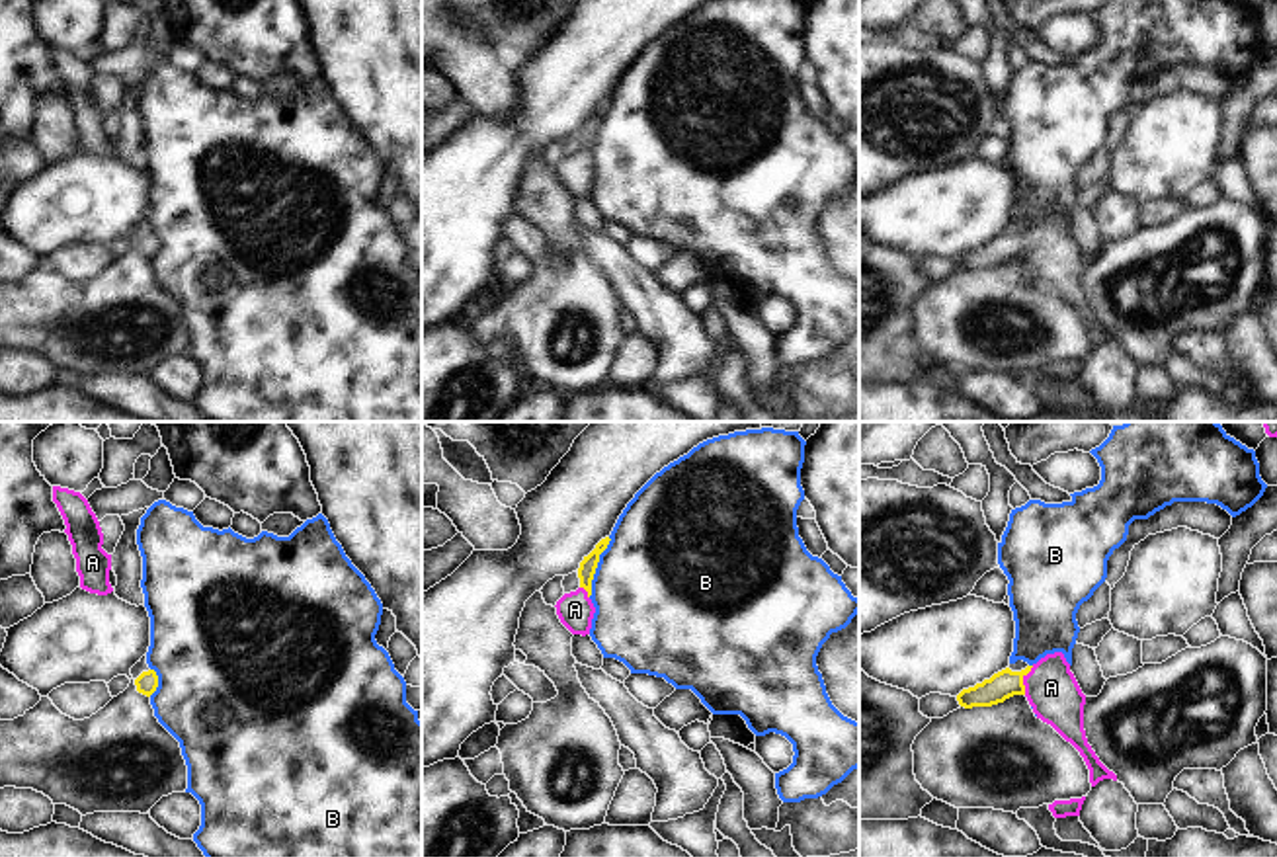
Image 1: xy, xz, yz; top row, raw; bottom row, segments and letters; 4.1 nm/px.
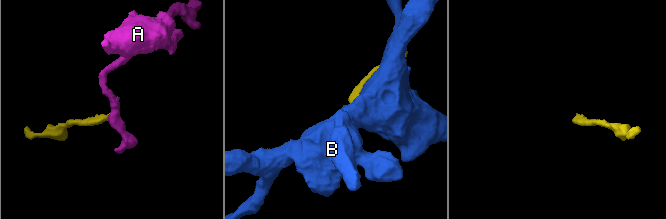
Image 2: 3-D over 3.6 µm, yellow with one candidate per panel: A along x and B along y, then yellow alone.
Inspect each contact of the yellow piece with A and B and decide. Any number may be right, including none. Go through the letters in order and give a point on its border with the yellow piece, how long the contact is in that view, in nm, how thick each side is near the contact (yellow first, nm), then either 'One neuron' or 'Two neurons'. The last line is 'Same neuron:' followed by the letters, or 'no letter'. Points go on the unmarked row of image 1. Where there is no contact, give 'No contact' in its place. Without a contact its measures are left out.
A: Touches yellow at yz (1022, 243). Shared border 130 nm. Thickness 120 nm (yellow) against 220 nm. One neuron
B: Touches yellow at xz (596, 129). Shared border 260 nm. Thickness 70 nm (yellow) against 500 nm. Two neurons
Same neuron: A.

